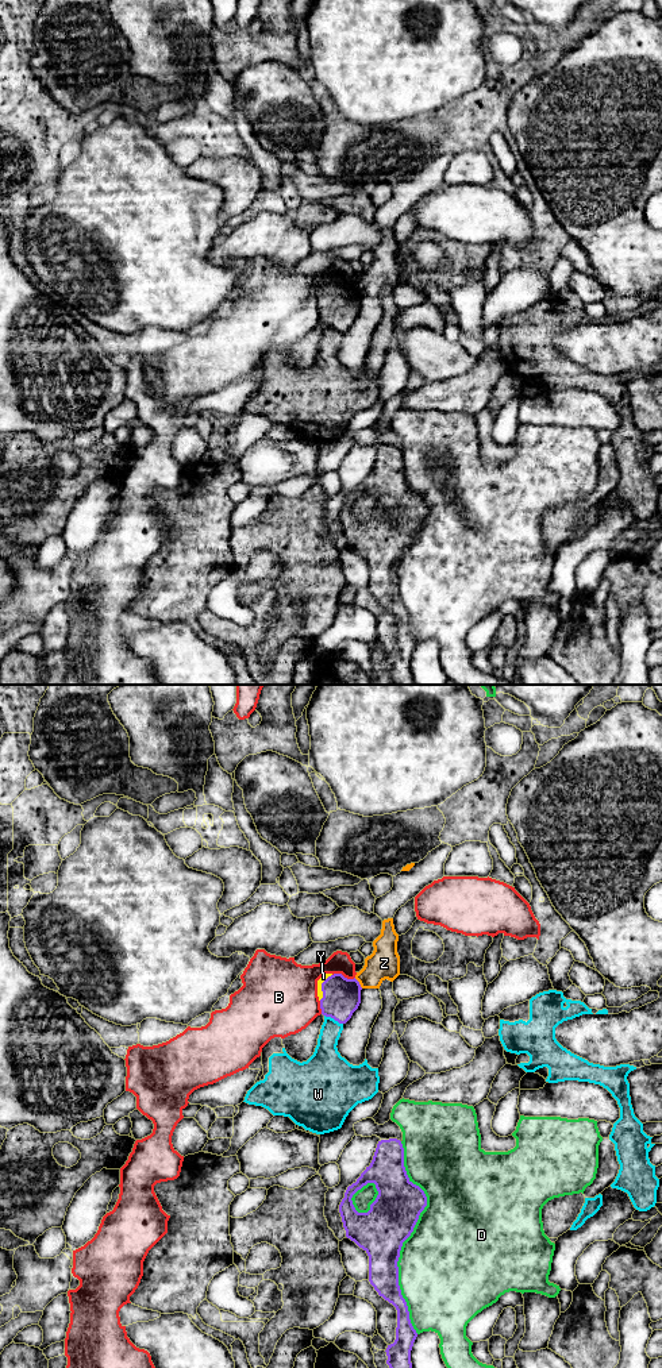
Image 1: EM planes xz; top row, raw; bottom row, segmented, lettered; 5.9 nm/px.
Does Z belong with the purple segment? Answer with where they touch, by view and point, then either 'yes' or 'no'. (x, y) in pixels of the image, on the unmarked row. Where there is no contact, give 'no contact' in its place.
xz (358, 292) | no

